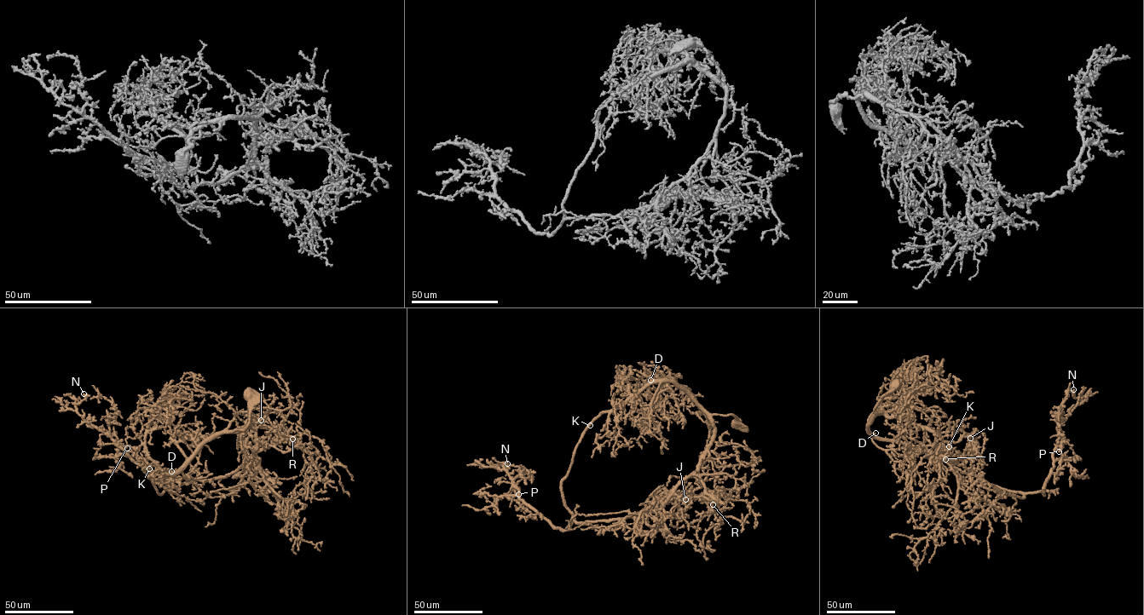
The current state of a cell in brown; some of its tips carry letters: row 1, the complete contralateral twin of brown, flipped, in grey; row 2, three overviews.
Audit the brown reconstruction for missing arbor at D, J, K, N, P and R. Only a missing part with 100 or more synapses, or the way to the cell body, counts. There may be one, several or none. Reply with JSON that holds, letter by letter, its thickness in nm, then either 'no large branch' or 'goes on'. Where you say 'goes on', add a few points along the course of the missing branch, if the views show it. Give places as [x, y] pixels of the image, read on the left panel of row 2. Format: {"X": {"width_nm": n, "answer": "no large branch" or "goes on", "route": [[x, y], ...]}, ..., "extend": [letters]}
{"D": {"width_nm": 400, "answer": "goes on", "route": [[171, 471], [163, 464], [157, 439], [173, 428], [178, 433], [184, 433]]}, "J": {"width_nm": 440, "answer": "no large branch"}, "K": {"width_nm": 360, "answer": "no large branch"}, "N": {"width_nm": 340, "answer": "no large branch"}, "P": {"width_nm": 400, "answer": "no large branch"}, "R": {"width_nm": 440, "answer": "no large branch"}, "extend": ["D"]}

